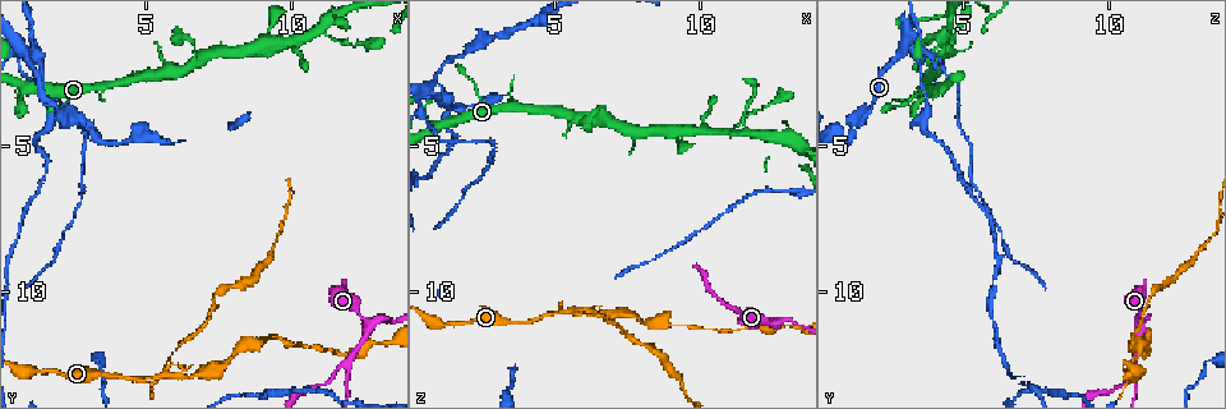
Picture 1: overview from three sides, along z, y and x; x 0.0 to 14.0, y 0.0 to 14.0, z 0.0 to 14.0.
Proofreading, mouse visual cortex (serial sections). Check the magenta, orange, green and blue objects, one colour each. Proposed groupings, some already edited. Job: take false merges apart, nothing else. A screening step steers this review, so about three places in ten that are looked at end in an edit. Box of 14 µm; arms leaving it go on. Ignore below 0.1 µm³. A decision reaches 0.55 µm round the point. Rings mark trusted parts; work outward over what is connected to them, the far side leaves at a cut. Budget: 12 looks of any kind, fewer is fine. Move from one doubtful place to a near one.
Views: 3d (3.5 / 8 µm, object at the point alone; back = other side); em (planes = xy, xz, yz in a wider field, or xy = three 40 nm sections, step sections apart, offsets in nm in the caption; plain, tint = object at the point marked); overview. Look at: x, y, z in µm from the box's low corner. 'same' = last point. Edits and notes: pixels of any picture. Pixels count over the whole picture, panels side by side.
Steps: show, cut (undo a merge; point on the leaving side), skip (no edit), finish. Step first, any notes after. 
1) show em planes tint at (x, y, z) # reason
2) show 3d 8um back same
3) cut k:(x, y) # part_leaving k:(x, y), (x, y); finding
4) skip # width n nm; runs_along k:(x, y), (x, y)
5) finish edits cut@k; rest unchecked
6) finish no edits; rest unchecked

show 3d 8um at (0.9, 1.8, 2.8) # abrupt turn

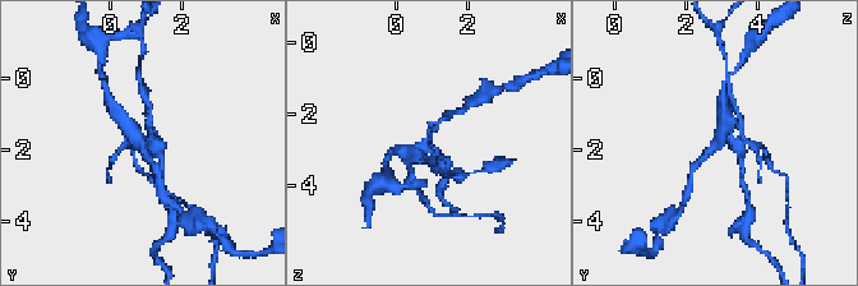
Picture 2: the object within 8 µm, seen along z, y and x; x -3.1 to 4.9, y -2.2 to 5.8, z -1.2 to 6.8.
show em planes tint at (0.8, 1.8, 2.9) # arms 3; arm_widths 200, 250, 300 nm

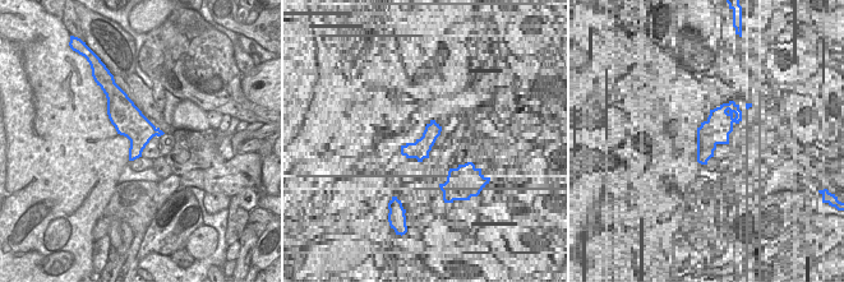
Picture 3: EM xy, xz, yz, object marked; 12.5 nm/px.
cut 2:(741, 148) # width 360 nm; part_leaving 2:(147, 139), (156, 141), (162, 169); two cells meet here

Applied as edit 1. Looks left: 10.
show 3d 3.5um back at (6.6, 1.5, 3.7) # abrupt turn

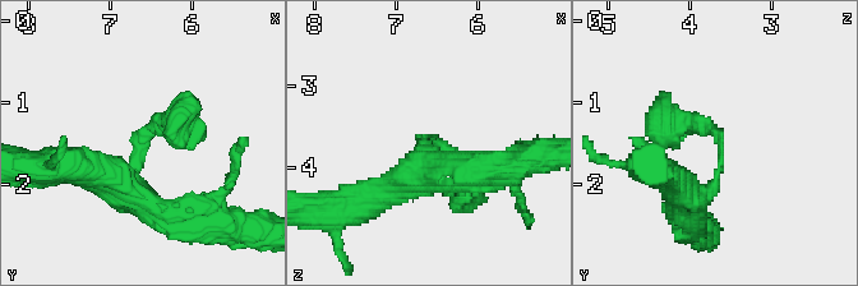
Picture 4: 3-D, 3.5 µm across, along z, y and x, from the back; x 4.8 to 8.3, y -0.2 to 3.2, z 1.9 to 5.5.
show em xy step 5 tint at (6.60, 1.45, 3.65) # now the EM

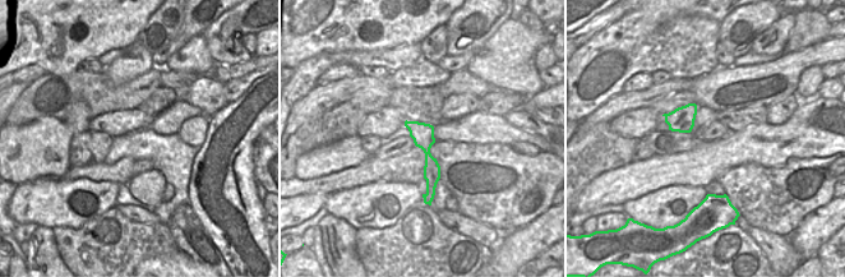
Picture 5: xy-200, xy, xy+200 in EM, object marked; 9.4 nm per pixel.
skip # continuous, no second cell

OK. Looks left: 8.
show 3d 8um at (11.1, 1.1, 4.5)

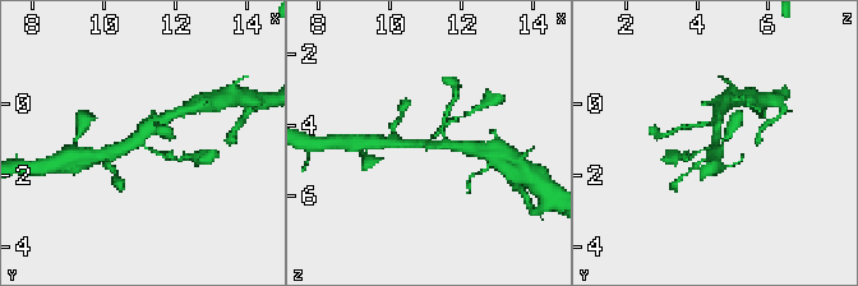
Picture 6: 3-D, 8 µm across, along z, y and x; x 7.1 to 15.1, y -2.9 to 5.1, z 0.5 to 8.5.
show em xy step 5 tint at (10.9, 1.0, 4.5)

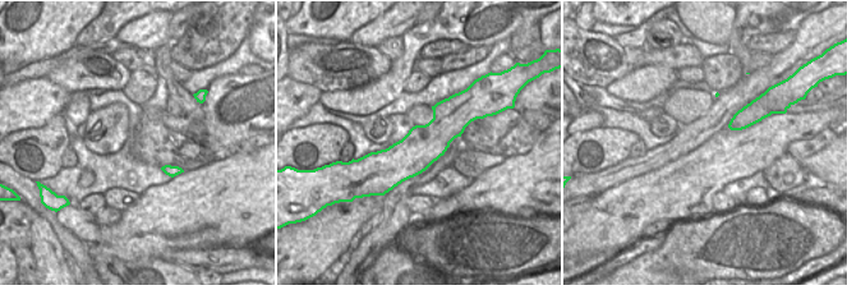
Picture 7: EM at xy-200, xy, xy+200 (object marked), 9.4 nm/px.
skip # runs_along 6:(104, 152), (138, 141), (169, 118); all the same cell

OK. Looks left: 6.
show 3d 3.5um back at (11.9, 12.3, 10.9) # three-way junction

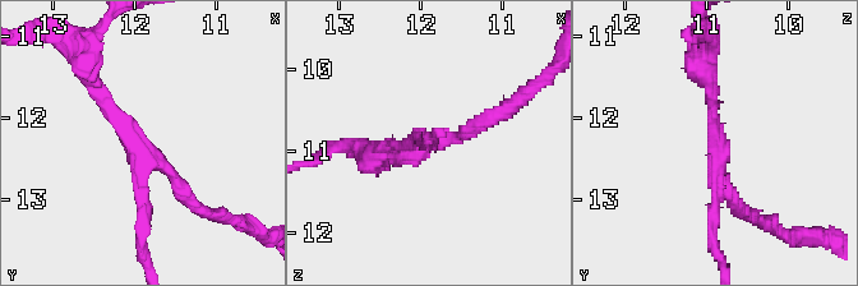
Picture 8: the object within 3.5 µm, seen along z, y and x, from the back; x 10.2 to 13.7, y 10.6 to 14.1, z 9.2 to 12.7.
show em xy step 2 tint at (11.90, 12.35, 10.90) # arms 3; arm_widths 150, 200, 200 nm

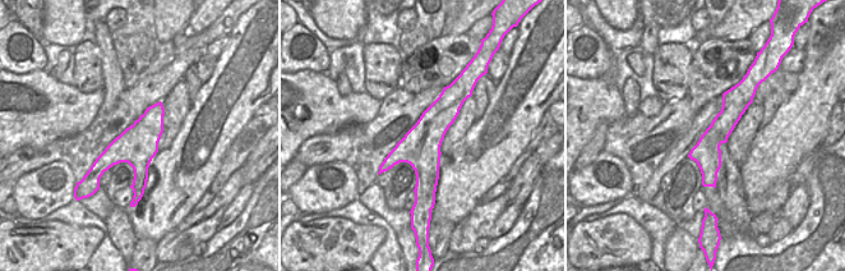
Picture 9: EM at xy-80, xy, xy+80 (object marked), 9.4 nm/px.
skip # runs_along 8:(90, 77), (195, 206); one cell here

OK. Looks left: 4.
show 3d 3.5um at (5.6, 12.7, 10.7) # thin neck

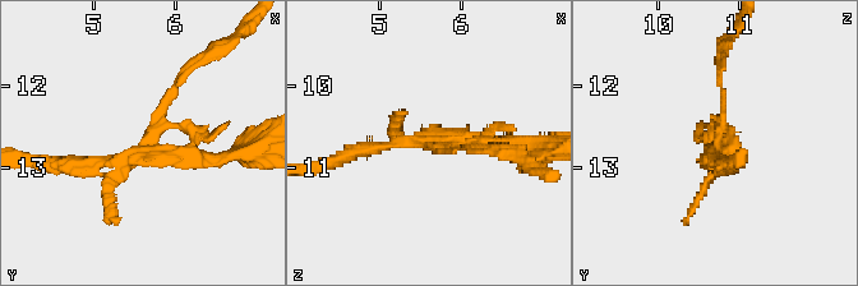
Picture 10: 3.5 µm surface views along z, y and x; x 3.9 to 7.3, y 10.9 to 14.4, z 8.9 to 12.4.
show em xy step 2 tint at (5.60, 12.80, 10.70)

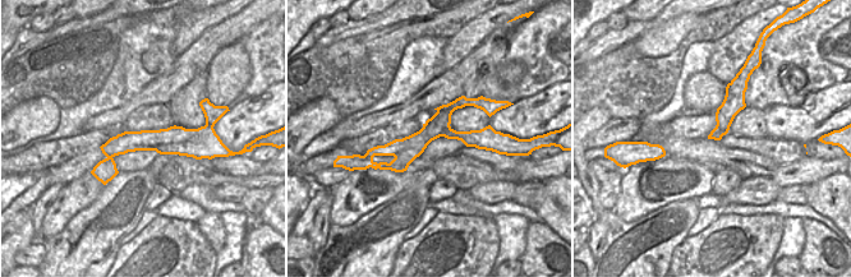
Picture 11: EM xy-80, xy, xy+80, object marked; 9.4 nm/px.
cut 10:(166, 98) # part_leaving 10:(150, 142), (178, 75), (220, 44); two cells meet here

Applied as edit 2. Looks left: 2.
finish edits cut@2, cut@10; rest unchecked

